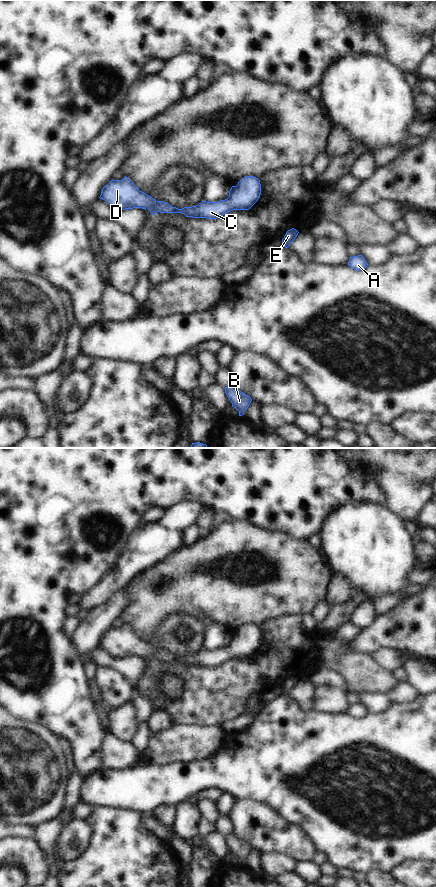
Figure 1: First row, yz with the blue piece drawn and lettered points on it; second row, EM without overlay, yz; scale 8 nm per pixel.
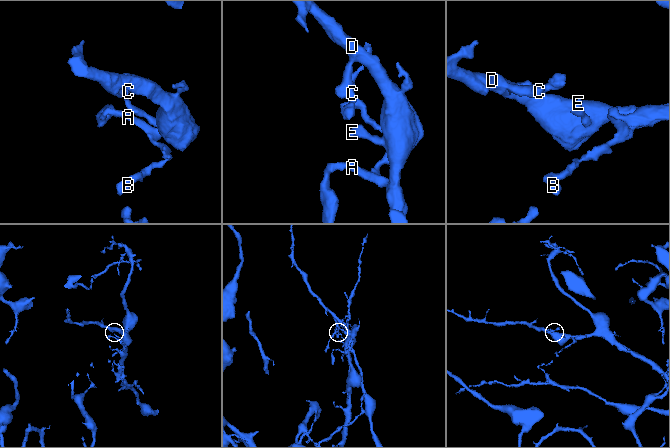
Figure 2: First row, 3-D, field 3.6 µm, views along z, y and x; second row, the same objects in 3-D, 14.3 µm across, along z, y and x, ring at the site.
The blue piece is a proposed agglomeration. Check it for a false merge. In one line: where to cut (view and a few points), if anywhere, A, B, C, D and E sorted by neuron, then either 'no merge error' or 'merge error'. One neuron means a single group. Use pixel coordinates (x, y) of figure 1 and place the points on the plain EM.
cut none; groups A B C D E; no merge error

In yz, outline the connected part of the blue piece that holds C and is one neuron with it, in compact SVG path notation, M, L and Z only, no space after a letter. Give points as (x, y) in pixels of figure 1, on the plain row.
M125 624L122 628L111 628L106 634L103 635L99 646L105 648L114 658L147 656L152 663L156 662L157 660L182 661L186 665L217 667L233 658L249 658L258 649L260 642L260 628L254 624L247 624L242 626L236 634L231 635L229 639L229 645L225 648L220 648L218 650L207 650L205 648L196 654L178 657L176 655L172 655L164 649L156 649L151 644L140 639L139 636L128 625Z

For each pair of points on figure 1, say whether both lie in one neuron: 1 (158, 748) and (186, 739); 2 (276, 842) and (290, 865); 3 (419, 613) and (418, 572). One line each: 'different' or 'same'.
1: same
2: different
3: different

